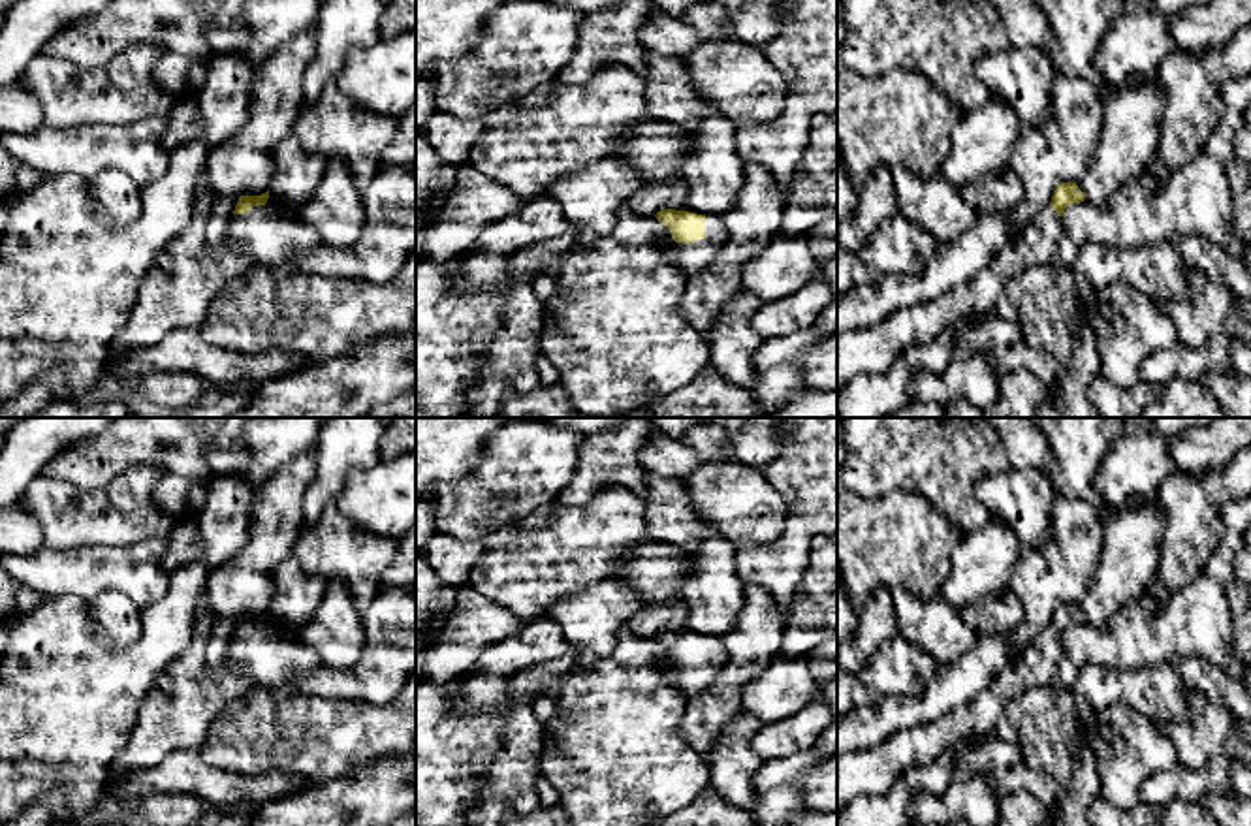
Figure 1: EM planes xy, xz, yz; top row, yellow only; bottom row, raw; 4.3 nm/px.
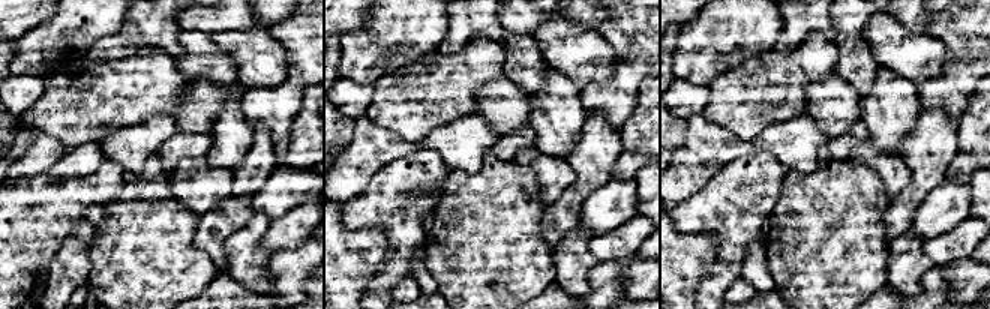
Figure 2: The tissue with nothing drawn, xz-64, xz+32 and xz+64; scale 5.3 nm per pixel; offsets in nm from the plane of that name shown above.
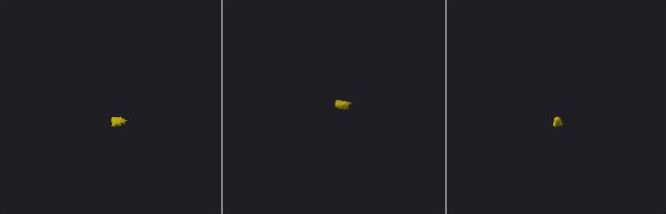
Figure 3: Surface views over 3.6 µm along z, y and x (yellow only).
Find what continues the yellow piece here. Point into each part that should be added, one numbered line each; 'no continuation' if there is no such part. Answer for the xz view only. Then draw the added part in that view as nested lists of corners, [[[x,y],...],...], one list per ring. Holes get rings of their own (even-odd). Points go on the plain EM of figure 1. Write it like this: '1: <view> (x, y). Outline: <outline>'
1: xz (691, 680). Outline: [[[705,636],[705,655],[700,662],[662,670],[660,677],[664,685],[679,689],[687,698],[694,698],[702,691],[709,689],[721,670],[728,664],[730,655],[722,643],[722,638]]]

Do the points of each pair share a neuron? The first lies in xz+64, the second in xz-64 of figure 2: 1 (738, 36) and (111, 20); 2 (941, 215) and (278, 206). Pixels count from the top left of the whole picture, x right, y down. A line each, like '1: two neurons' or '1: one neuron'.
1: one neuron
2: one neuron

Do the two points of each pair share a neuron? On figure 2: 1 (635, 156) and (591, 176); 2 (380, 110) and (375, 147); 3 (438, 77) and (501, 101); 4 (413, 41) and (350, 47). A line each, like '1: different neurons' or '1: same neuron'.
1: different neurons
2: different neurons
3: different neurons
4: same neuron

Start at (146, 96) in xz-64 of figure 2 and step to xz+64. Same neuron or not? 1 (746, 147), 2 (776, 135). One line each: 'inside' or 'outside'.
1: outside
2: outside

